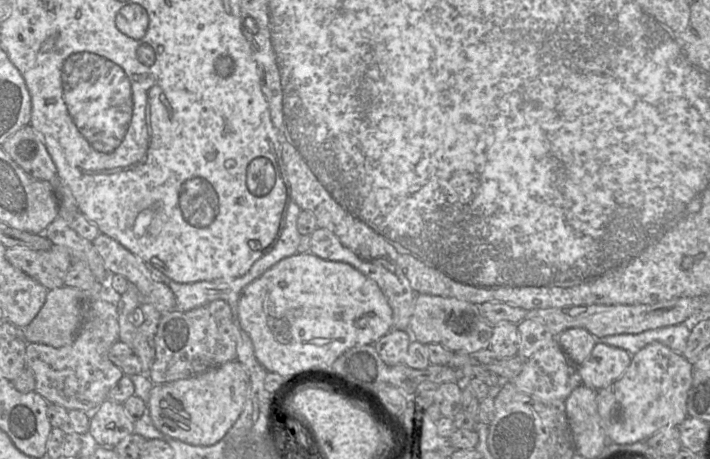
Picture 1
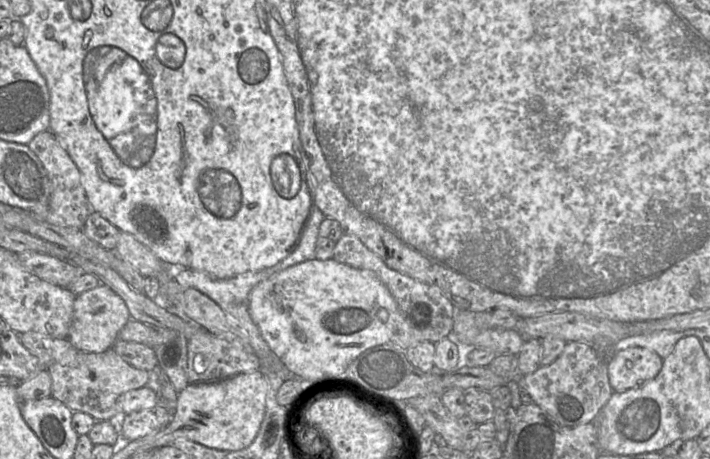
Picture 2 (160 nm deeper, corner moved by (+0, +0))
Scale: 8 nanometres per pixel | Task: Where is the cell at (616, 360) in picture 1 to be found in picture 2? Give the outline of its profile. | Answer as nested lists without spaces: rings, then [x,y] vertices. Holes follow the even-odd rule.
[[[640,346],[615,350],[607,359],[609,382],[614,392],[648,382],[658,375],[663,365],[661,356]]]

